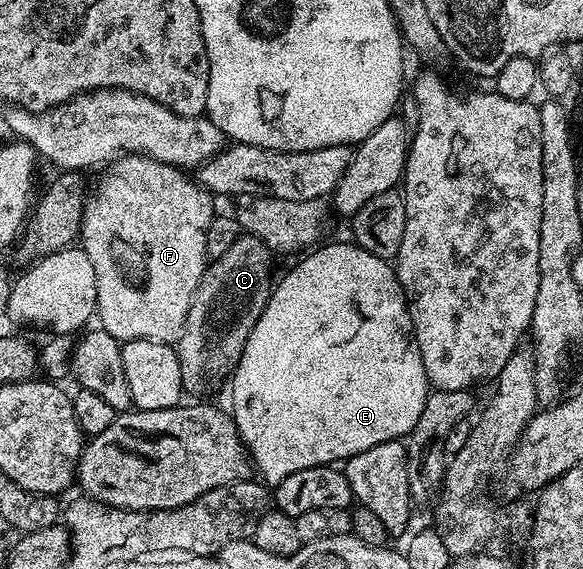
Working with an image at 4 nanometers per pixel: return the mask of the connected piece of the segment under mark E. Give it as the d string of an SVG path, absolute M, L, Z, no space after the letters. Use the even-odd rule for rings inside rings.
M347 241L332 242L329 246L317 245L315 249L301 257L305 258L281 282L279 279L273 285L266 308L262 316L258 316L258 324L254 324L246 340L246 348L242 348L242 356L238 360L236 369L232 371L230 413L232 419L236 421L240 441L244 443L244 449L255 473L268 484L286 480L286 476L294 472L302 472L306 468L343 463L358 452L366 452L366 448L374 448L374 444L407 439L414 426L418 424L418 416L422 416L422 408L430 393L426 368L422 364L422 356L418 352L418 344L412 334L408 301L404 298L400 287L395 265L387 258L379 258L366 252L366 248L357 246L355 241Z

